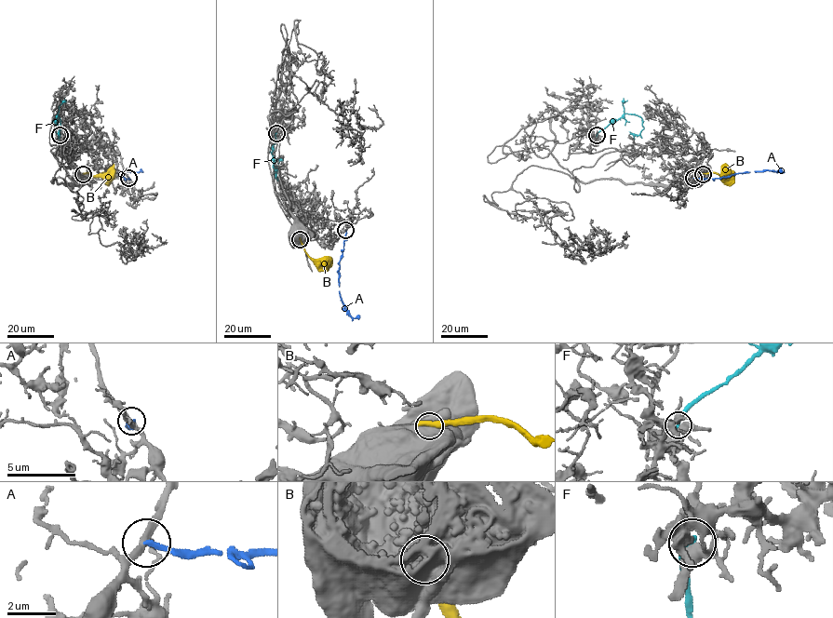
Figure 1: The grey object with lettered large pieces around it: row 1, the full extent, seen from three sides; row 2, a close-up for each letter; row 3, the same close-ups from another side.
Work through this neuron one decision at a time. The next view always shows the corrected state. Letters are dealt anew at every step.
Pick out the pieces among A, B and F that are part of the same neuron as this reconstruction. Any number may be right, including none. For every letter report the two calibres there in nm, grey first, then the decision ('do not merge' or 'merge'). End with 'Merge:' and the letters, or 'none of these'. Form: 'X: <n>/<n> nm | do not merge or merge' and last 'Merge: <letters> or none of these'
A: 280/240 nm | do not merge
B: 1000/500 nm | do not merge
F: 420/300 nm | do not merge
Merge: none of these

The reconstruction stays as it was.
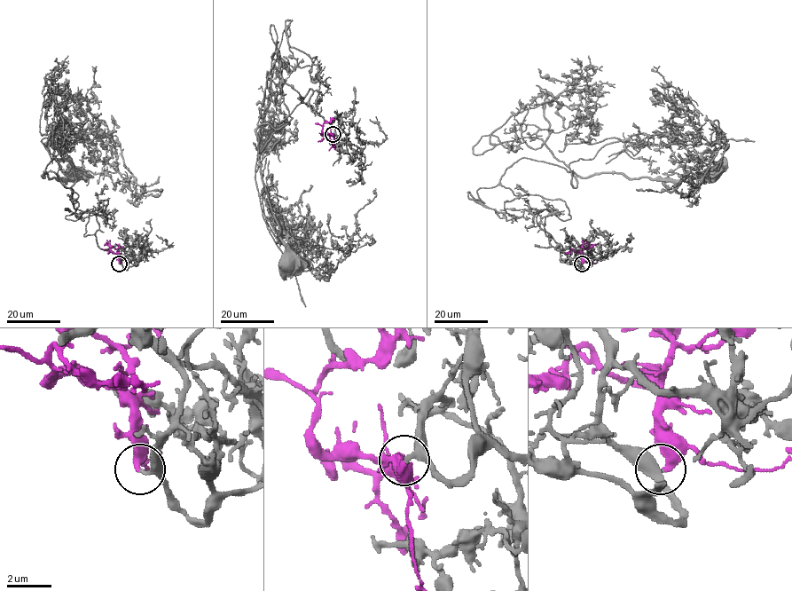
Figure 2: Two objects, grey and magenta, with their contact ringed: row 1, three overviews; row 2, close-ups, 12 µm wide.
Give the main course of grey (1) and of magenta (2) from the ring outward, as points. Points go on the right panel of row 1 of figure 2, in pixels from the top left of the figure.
1: (581, 263), (544, 232), (551, 211), (570, 217), (563, 200), (514, 195), (500, 185), (508, 167), (712, 178)
2: (581, 263), (581, 252), (572, 249), (568, 253)

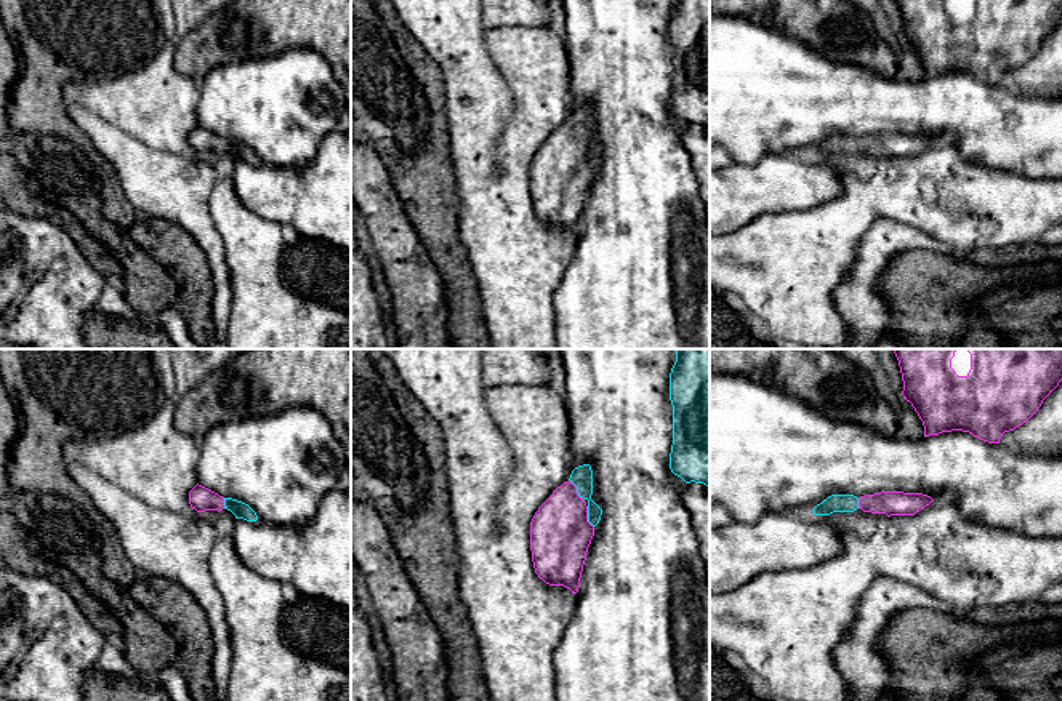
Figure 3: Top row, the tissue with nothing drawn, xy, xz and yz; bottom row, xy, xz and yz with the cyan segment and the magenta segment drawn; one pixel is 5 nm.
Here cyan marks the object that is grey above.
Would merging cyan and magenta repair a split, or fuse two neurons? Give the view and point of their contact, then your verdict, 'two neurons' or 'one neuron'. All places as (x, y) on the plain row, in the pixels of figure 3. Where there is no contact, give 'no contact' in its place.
contact xz (577, 132); one neuron

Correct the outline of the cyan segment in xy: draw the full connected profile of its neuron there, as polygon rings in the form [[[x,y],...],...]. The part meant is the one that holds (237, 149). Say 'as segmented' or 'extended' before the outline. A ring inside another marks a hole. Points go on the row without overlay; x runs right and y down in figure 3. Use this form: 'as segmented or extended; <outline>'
extended; [[[199,125],[189,133],[189,146],[197,154],[205,154],[205,152],[219,154],[223,150],[227,150],[235,157],[235,160],[243,160],[247,163],[258,162],[256,154],[248,146],[232,139],[223,139],[218,134]]]

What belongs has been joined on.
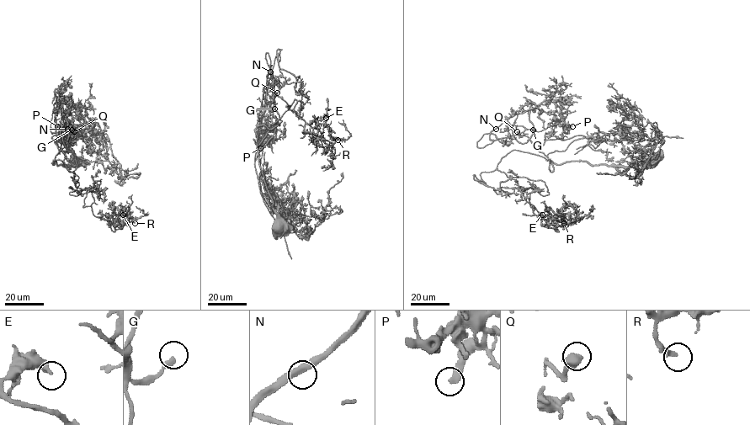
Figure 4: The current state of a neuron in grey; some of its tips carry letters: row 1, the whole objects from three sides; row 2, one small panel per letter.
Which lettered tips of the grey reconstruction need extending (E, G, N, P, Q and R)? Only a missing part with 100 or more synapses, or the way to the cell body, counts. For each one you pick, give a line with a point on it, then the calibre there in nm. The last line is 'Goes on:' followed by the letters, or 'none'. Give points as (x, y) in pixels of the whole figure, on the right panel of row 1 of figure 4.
G: place (533, 130); calibre 240 nm
Q: place (517, 131); calibre 600 nm
Goes on: G, Q

